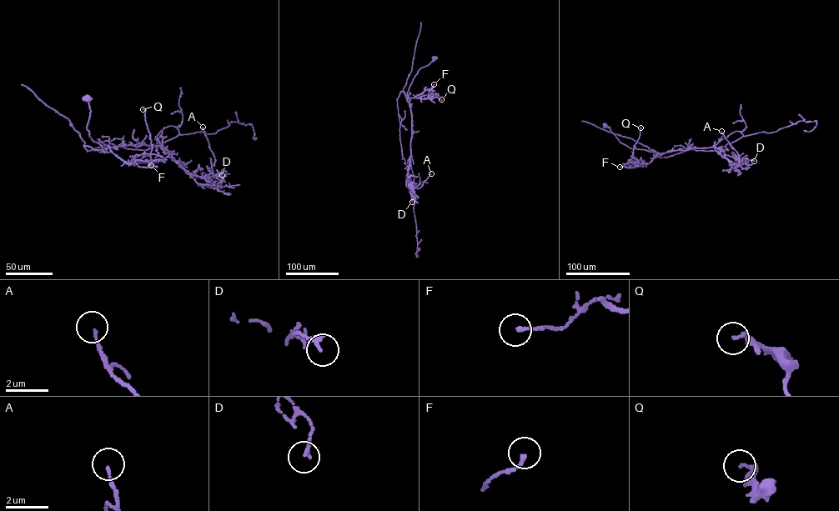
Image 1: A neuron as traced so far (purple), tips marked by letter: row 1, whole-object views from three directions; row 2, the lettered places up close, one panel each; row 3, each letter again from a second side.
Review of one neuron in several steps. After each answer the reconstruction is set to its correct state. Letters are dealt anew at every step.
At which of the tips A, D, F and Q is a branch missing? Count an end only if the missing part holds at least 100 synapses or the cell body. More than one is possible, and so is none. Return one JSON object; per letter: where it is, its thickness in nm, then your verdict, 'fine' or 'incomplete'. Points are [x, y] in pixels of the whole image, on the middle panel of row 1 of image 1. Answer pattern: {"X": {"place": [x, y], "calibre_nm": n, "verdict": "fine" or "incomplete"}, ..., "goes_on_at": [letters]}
{"A": {"place": [431, 173], "calibre_nm": 110, "verdict": "fine"}, "D": {"place": [412, 202], "calibre_nm": 170, "verdict": "fine"}, "F": {"place": [434, 84], "calibre_nm": 160, "verdict": "fine"}, "Q": {"place": [441, 99], "calibre_nm": 130, "verdict": "fine"}, "goes_on_at": []}

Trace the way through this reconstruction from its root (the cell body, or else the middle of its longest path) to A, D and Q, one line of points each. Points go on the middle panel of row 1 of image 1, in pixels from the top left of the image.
A: (434, 57), (418, 72), (407, 97), (412, 120), (410, 157), (407, 172), (411, 186), (420, 187), (431, 173)
D: (434, 57), (419, 69), (408, 91), (412, 135), (406, 183), (414, 197), (412, 202)
Q: (434, 57), (418, 72), (408, 90), (407, 101), (411, 97), (426, 98), (434, 95), (441, 99)

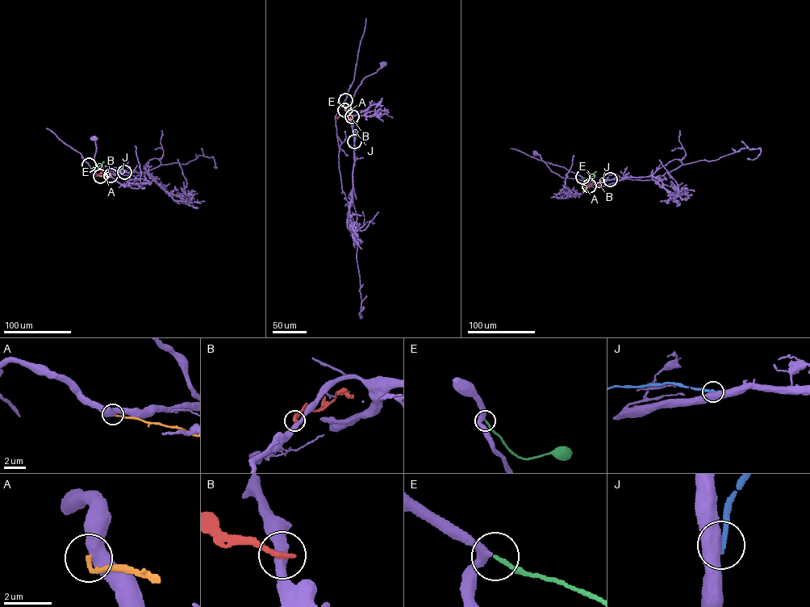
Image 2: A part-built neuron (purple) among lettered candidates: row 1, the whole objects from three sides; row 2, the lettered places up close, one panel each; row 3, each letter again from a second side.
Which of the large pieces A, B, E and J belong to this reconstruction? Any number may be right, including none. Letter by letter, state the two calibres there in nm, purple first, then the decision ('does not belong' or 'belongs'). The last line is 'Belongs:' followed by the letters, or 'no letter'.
A: calibres 500 and 170 nm; does not belong
B: calibres 400 and 280 nm; does not belong
E: calibres 360 and 160 nm; belongs
J: calibres 550 and 220 nm; does not belong
Belongs: E

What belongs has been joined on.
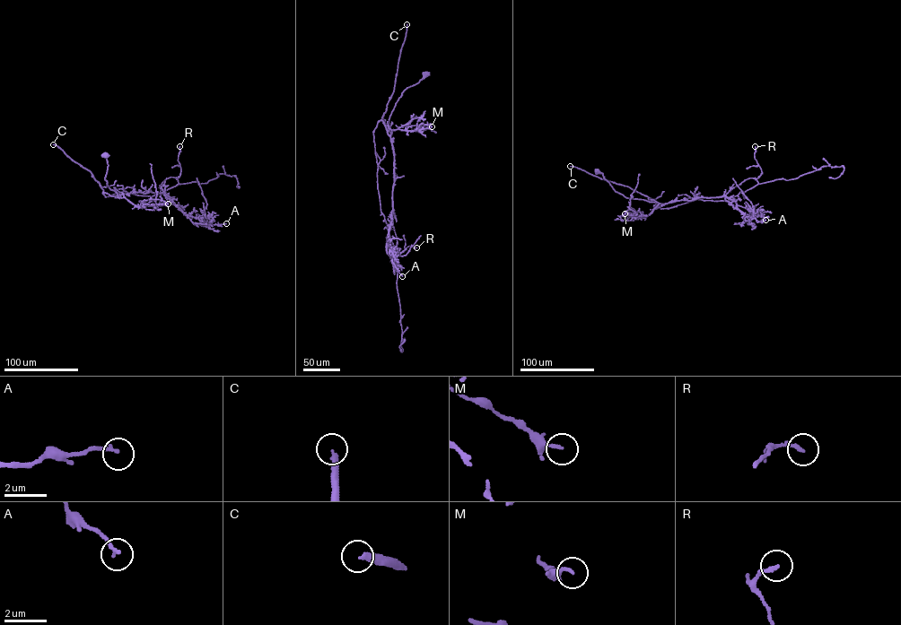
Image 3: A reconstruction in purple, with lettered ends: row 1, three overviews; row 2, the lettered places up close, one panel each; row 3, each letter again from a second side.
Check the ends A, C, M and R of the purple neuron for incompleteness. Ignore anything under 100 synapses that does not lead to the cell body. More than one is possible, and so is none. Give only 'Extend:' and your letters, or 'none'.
Extend: C

